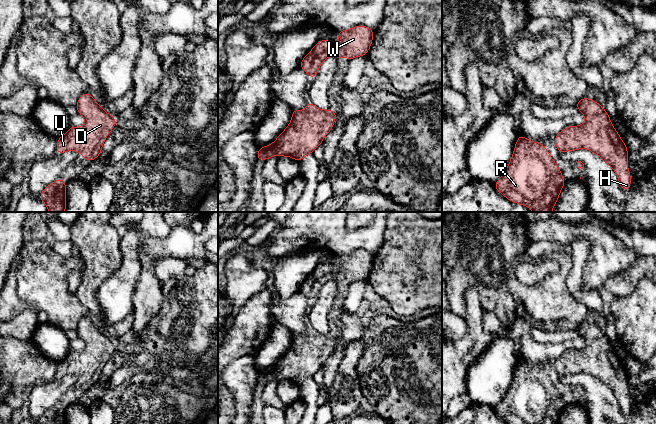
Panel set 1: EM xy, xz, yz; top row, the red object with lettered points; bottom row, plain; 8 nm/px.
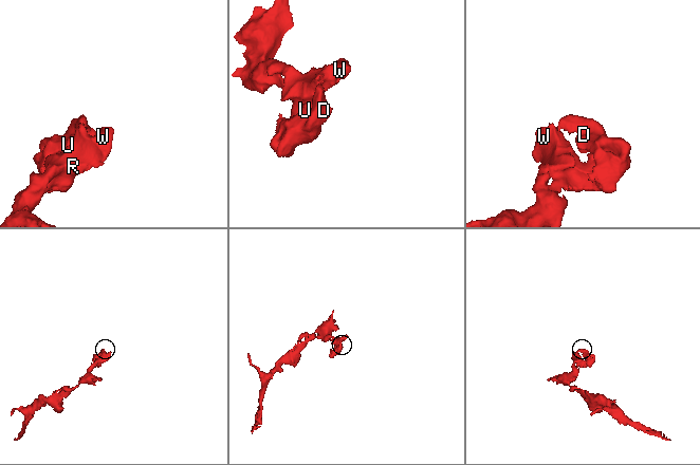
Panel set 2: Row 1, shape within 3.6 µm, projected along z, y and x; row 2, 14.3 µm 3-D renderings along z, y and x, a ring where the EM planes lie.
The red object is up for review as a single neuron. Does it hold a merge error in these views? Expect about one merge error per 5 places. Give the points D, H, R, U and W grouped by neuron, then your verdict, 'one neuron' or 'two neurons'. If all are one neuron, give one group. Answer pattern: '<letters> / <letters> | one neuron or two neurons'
D H R U W | one neuron

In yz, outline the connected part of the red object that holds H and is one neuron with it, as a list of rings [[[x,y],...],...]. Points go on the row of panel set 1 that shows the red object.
[[[587,97],[575,106],[586,117],[580,126],[568,126],[555,135],[555,145],[560,153],[588,149],[601,157],[616,173],[622,191],[631,187],[632,177],[628,169],[628,149],[613,127],[604,107]]]

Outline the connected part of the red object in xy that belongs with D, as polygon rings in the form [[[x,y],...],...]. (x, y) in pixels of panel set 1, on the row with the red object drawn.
[[[89,92],[82,94],[75,105],[78,114],[85,118],[85,124],[82,127],[70,126],[68,131],[57,138],[56,154],[62,154],[73,150],[82,153],[85,161],[94,161],[101,155],[103,143],[108,134],[116,126],[116,117],[104,111]]]

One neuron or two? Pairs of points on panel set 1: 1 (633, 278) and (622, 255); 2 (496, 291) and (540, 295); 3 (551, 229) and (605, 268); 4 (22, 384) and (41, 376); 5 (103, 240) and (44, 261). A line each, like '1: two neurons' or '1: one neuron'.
1: two neurons
2: two neurons
3: one neuron
4: one neuron
5: two neurons

